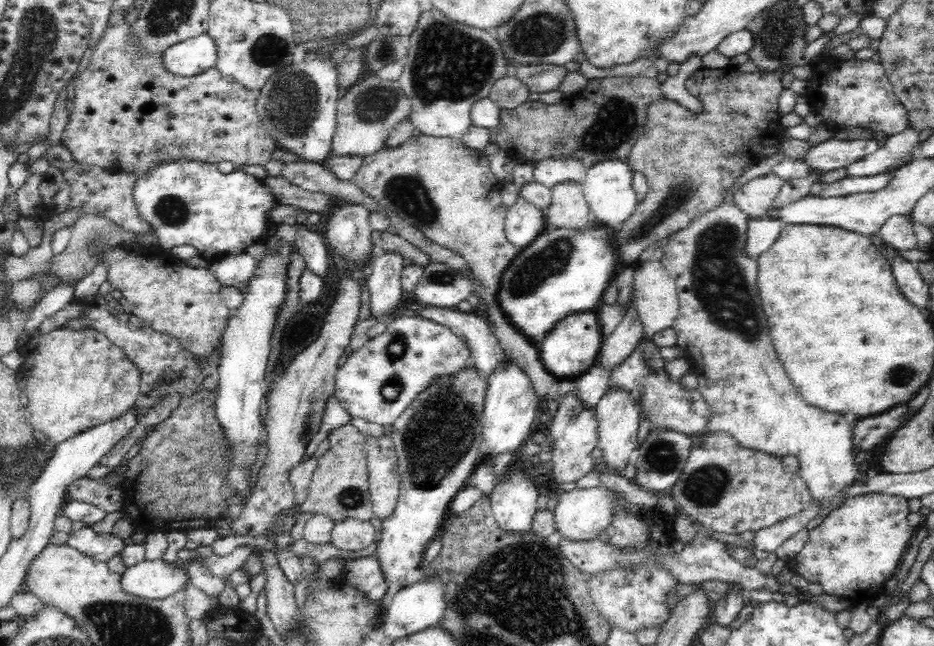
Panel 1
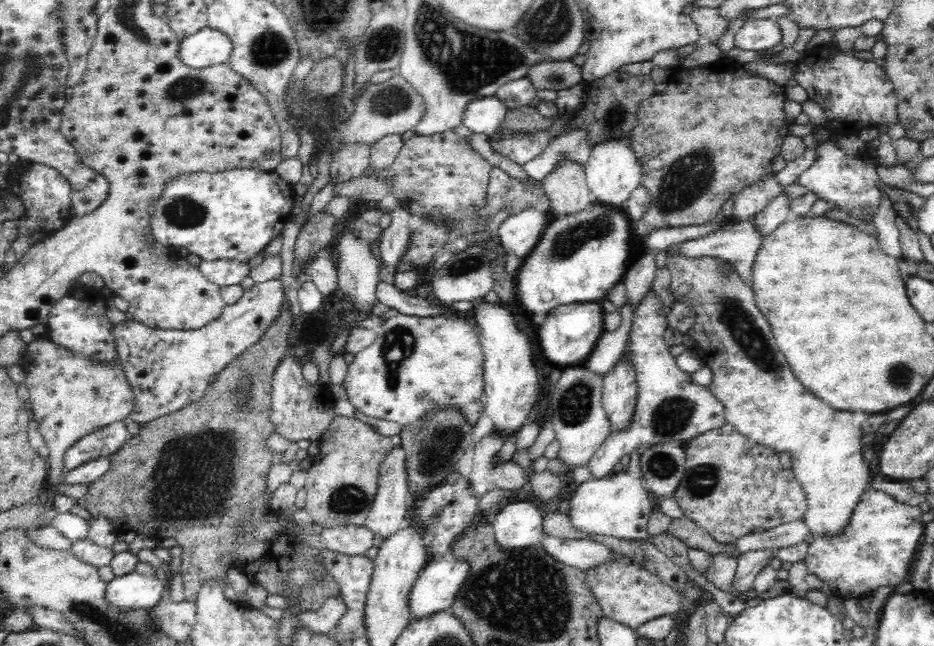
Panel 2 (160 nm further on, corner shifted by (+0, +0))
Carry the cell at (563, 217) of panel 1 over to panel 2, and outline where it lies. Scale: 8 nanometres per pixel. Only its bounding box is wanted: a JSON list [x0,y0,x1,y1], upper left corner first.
[541,158,592,217]

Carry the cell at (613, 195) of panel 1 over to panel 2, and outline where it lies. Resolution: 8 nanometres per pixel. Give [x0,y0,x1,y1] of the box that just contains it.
[584,140,643,209]

